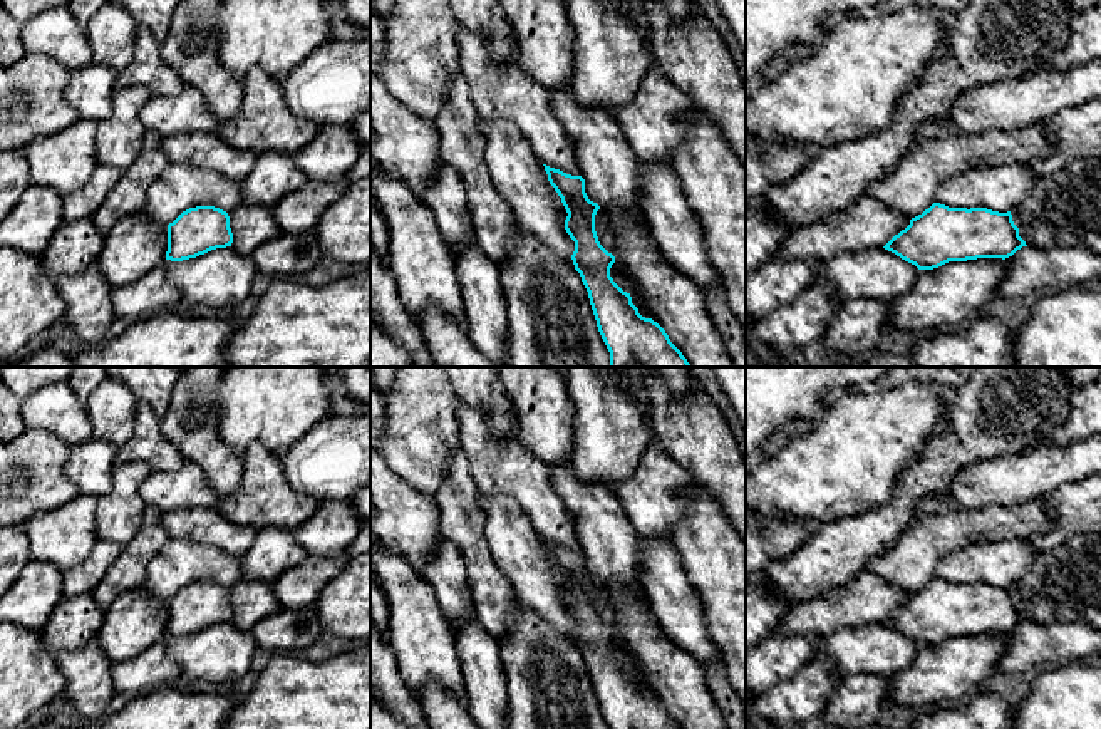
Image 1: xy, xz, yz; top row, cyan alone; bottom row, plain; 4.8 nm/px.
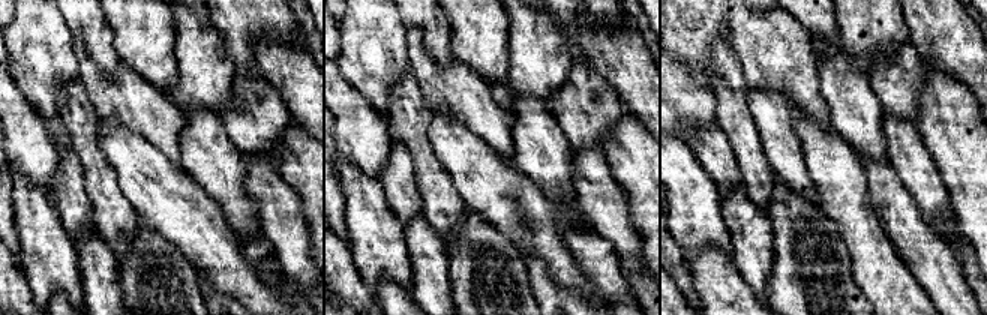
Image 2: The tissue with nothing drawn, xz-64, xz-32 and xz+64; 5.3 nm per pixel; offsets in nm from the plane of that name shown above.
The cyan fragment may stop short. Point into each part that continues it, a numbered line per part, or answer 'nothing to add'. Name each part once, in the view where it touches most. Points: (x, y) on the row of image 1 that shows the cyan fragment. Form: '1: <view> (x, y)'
nothing to add

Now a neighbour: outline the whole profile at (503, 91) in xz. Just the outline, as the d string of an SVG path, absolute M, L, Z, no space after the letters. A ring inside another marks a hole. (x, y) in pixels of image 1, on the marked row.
M457 27L456 40L461 74L479 117L516 124L533 154L543 164L571 176L580 176L571 139L551 109L550 92L518 64L516 47L513 47L513 52L503 64L496 64L489 55L486 35Z

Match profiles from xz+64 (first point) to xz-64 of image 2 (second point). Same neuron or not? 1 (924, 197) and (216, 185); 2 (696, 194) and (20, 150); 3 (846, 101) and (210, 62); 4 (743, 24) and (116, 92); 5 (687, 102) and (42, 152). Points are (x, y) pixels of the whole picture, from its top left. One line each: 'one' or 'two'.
1: two
2: two
3: two
4: one
5: one

